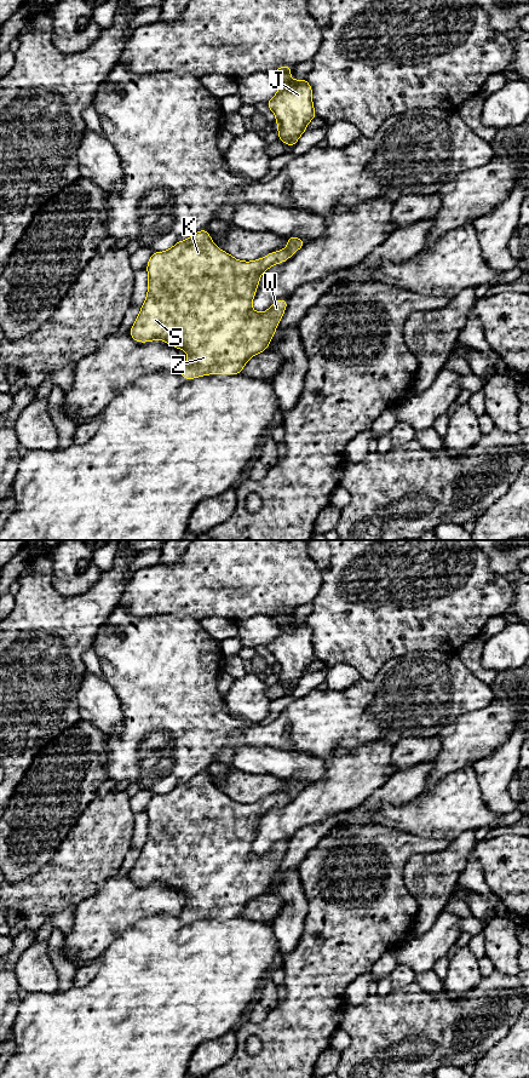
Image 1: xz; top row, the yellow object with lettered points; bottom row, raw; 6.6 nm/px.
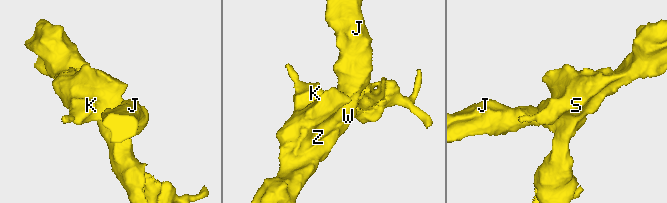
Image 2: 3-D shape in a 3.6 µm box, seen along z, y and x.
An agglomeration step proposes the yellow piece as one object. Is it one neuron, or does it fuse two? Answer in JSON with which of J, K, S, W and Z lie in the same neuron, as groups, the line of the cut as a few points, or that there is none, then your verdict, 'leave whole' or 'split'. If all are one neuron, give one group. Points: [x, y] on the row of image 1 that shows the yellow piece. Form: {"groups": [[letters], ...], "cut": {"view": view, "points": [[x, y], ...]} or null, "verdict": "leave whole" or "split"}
{"groups": [["J", "K", "S", "W", "Z"]], "cut": null, "verdict": "leave whole"}

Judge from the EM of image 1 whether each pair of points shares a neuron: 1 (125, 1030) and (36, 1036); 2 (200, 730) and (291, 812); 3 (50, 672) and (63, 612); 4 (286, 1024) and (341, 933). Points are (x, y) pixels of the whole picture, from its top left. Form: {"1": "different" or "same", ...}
{"1": "same", "2": "different", "3": "same", "4": "same"}

